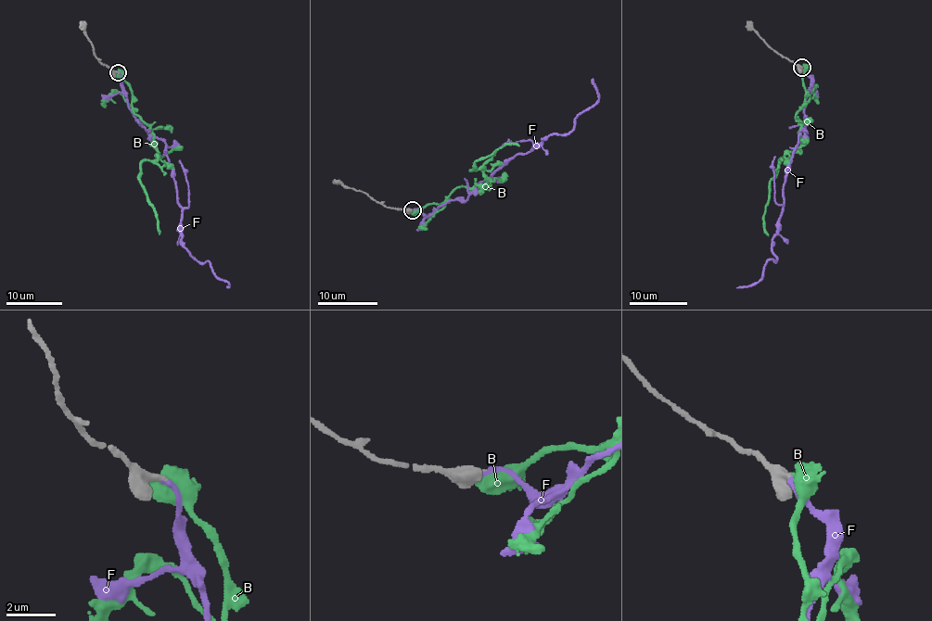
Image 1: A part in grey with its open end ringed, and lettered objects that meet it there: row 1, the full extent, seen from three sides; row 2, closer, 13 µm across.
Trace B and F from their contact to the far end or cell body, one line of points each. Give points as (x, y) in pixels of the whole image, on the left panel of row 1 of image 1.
B: (115, 71), (128, 85), (132, 107), (151, 131), (157, 147), (157, 158), (141, 163), (139, 178), (159, 234)
F: (117, 72), (134, 116), (165, 143), (182, 209), (183, 246), (196, 259), (209, 261), (229, 287)

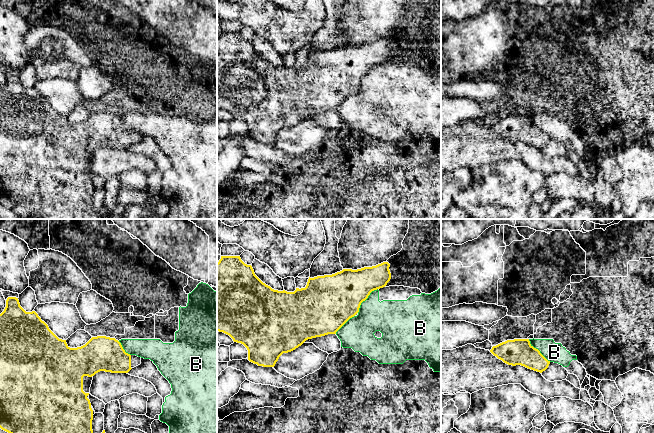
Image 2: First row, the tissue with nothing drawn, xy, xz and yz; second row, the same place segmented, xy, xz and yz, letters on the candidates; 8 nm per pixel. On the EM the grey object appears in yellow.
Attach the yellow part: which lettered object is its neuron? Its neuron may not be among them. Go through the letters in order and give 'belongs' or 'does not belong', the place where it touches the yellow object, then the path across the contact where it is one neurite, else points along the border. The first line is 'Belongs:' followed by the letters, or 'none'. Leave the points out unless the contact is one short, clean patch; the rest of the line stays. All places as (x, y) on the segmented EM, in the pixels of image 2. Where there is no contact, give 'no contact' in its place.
Belongs: F
B: does not belong; meets yellow in xz at (365, 299)
F: belongs; no contact

